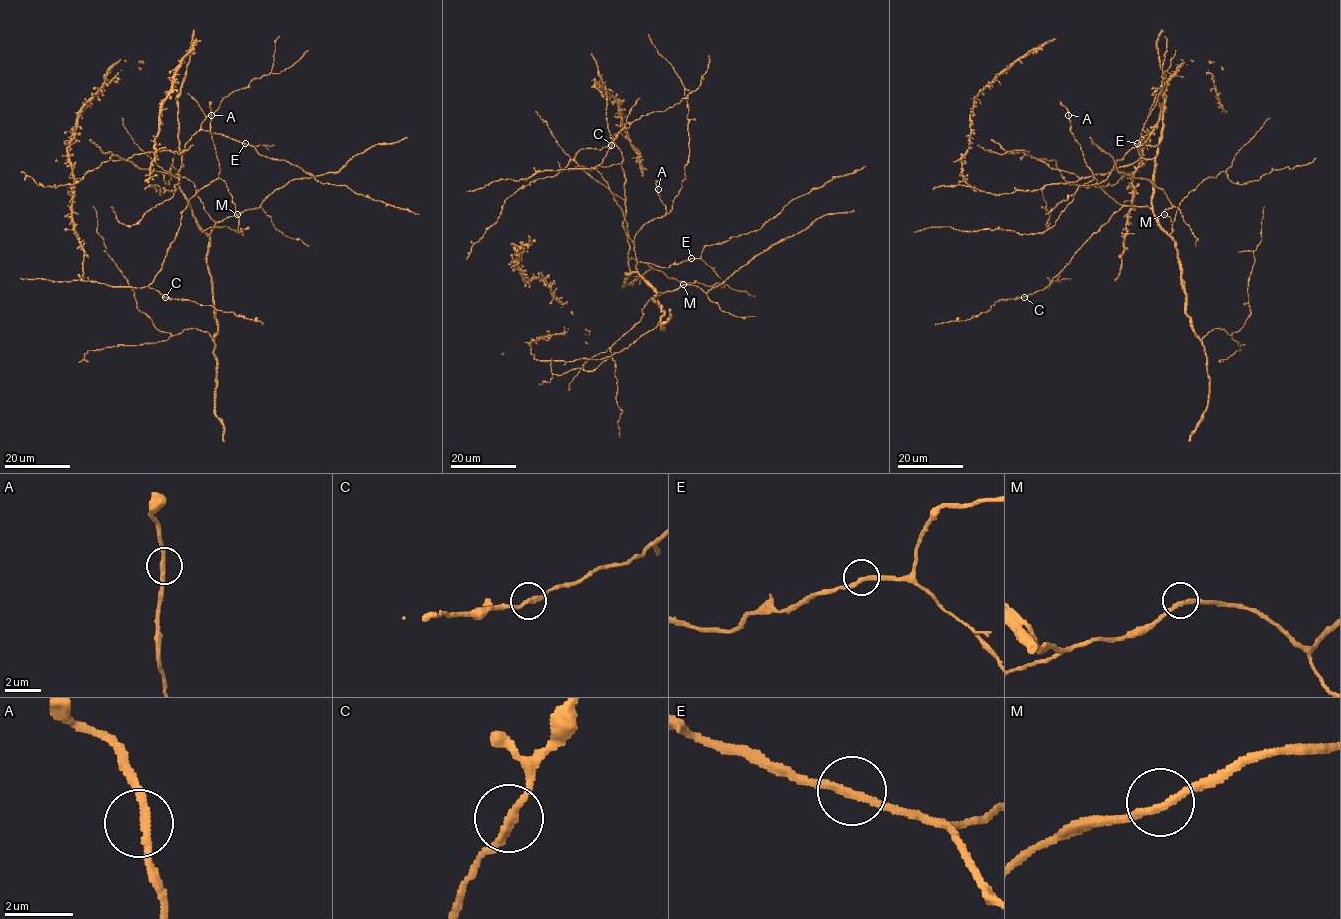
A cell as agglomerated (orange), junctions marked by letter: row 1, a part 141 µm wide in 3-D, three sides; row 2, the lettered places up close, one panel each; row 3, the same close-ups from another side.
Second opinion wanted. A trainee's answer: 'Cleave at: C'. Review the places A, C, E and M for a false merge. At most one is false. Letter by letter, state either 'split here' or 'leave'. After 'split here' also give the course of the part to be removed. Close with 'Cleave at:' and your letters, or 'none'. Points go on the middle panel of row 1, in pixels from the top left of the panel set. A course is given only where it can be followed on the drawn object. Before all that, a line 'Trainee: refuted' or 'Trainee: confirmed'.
Trainee: refuted
A: leave
C: leave
E: leave
M: leave
Cleave at: none

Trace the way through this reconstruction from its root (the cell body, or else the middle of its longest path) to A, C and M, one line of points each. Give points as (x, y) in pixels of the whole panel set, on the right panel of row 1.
A: (1077, 176), (1106, 173), (1139, 159), (1153, 159), (1152, 205), (1123, 206), (1097, 184), (1070, 131), (1068, 115)
C: (1077, 176), (1106, 173), (1131, 165), (1139, 159), (1153, 159), (1152, 205), (1123, 206), (1044, 289), (1025, 297)
M: (1077, 176), (1106, 173), (1131, 165), (1139, 159), (1153, 159), (1154, 217), (1169, 234), (1173, 223), (1164, 214)

